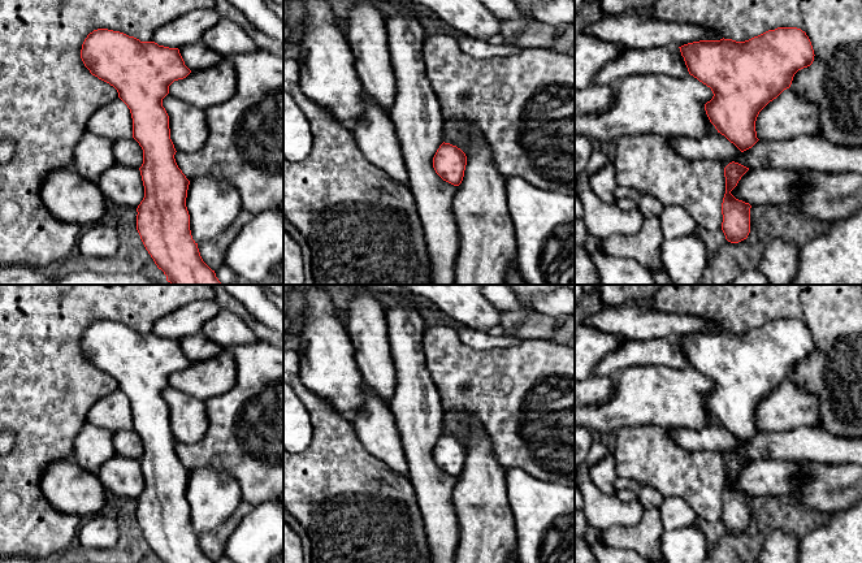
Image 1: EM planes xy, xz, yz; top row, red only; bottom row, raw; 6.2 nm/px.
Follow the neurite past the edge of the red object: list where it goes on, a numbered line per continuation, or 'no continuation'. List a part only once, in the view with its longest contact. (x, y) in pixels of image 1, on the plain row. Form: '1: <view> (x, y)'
no continuation

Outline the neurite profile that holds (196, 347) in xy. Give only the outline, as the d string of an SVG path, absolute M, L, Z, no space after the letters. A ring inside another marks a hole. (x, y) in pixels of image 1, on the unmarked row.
M202 332L181 338L179 345L185 356L191 363L215 358L222 351L220 346L207 338Z

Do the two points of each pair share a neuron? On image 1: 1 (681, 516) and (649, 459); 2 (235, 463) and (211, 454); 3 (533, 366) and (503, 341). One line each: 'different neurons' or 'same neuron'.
1: different neurons
2: same neuron
3: different neurons

